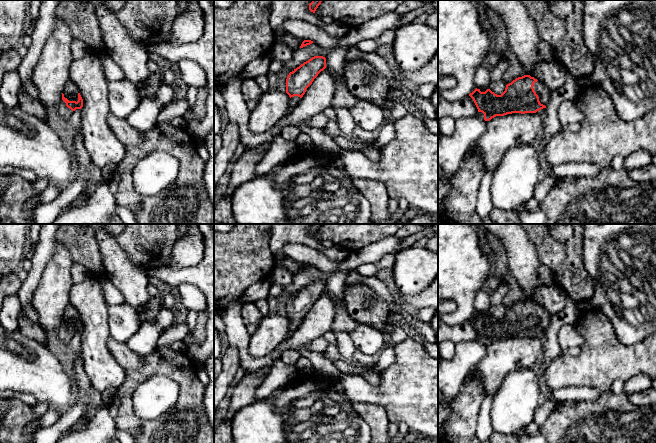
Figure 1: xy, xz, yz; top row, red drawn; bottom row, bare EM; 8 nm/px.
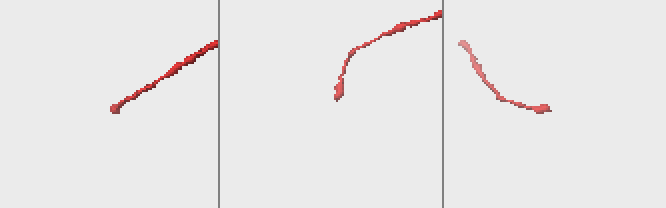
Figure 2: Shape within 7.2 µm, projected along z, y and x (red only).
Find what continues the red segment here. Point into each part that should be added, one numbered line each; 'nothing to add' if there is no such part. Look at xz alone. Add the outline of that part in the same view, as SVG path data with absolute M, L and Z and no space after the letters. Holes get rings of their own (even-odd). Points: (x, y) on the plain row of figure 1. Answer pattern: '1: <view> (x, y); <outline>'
1: xz (293, 325); M294 320L291 321L289 324L289 336L291 336L293 334L293 332L299 327L300 325L300 321L299 320Z

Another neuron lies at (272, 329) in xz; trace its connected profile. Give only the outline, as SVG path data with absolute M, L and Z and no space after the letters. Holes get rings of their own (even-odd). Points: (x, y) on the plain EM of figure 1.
M279 314L262 317L256 331L250 335L248 351L254 358L269 355L289 336L290 321Z

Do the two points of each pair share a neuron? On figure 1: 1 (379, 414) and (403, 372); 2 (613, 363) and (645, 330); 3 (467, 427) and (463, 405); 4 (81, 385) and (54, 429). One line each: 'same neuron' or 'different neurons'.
1: different neurons
2: different neurons
3: same neuron
4: same neuron

